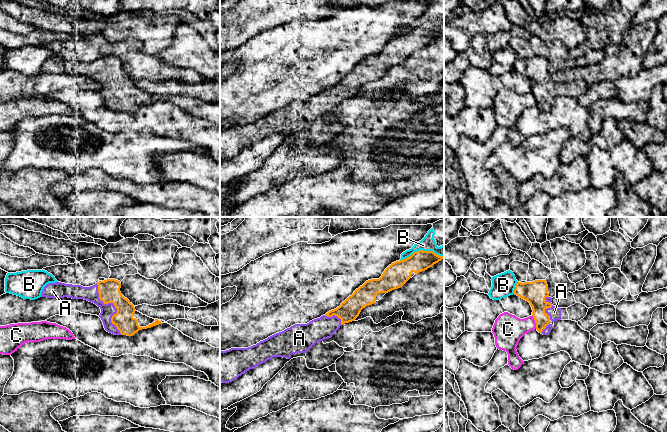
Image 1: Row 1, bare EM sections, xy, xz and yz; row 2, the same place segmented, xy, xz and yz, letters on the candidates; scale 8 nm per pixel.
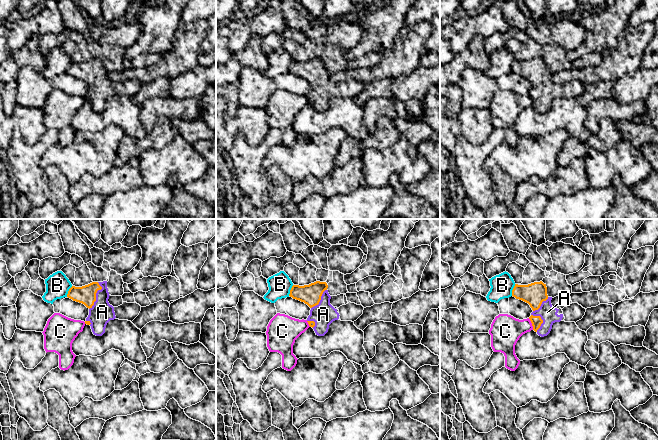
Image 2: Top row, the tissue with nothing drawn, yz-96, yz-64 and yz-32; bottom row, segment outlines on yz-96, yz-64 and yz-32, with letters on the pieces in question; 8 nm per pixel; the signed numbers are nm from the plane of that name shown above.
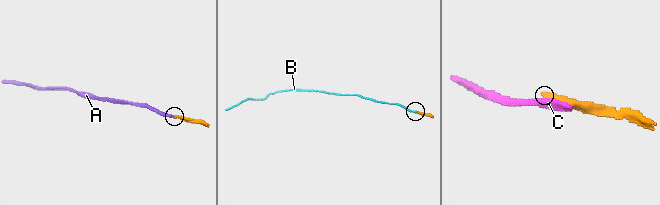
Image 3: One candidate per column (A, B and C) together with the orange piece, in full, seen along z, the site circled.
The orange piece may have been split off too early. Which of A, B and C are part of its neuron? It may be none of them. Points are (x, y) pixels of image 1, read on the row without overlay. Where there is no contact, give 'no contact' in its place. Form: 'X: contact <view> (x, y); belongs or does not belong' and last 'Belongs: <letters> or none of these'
A: contact xy (114, 81); belongs
B: contact xz (421, 26); does not belong
C: contact yz (535, 98); does not belong
Belongs: A

